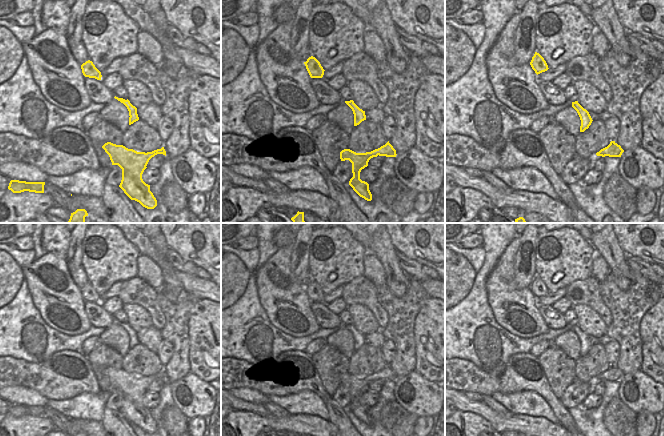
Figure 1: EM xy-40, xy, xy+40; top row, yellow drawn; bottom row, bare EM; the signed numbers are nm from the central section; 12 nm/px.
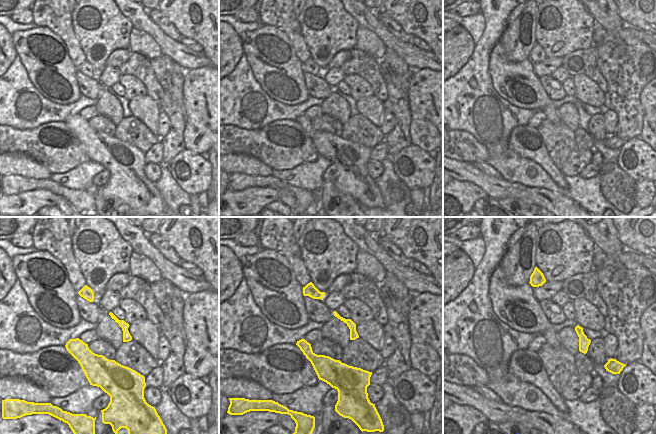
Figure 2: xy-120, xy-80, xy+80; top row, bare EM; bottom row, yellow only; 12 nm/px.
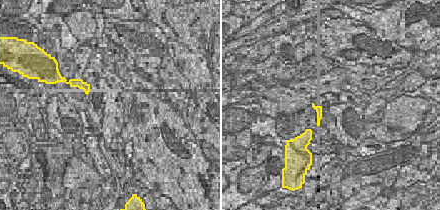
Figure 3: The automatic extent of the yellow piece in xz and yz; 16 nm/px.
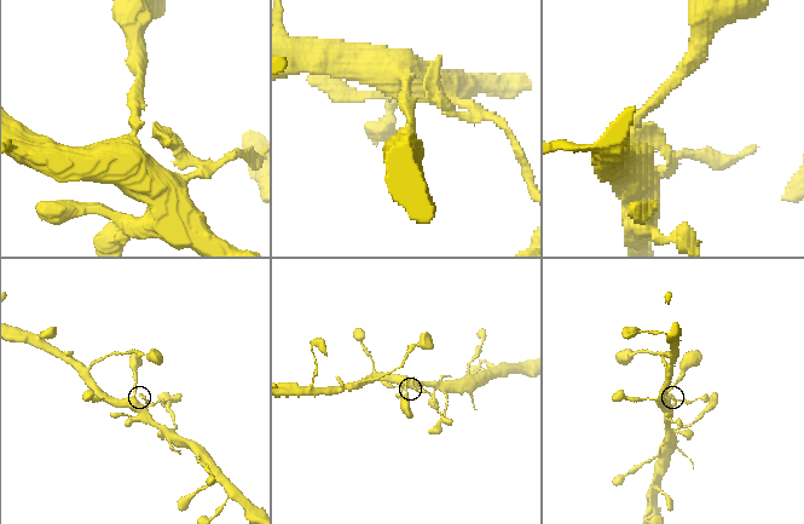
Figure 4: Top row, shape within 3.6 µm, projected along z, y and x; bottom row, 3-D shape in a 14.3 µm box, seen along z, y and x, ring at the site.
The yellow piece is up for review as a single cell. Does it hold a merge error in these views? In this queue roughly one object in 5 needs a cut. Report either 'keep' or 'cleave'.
cleave

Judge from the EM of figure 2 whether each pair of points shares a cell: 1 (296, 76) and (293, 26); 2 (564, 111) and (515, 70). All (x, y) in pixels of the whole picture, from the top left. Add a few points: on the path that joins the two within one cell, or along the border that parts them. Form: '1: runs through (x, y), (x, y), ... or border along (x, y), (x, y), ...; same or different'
1: border along (280, 30), (286, 34), (297, 58), (302, 63); different
2: border along (557, 109), (561, 121); different

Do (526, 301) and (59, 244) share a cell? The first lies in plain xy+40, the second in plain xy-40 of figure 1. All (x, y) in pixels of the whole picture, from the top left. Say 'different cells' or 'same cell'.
different cells

